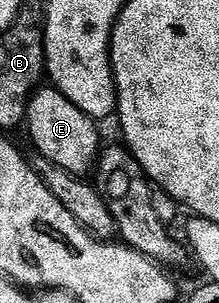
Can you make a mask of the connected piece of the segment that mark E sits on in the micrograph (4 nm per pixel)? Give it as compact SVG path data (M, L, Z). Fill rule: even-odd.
M42 87L29 100L28 129L34 147L41 152L44 160L58 165L70 175L89 175L94 172L103 152L98 122L79 111L79 107L75 107L75 103L71 103L71 99L64 97L55 87Z

